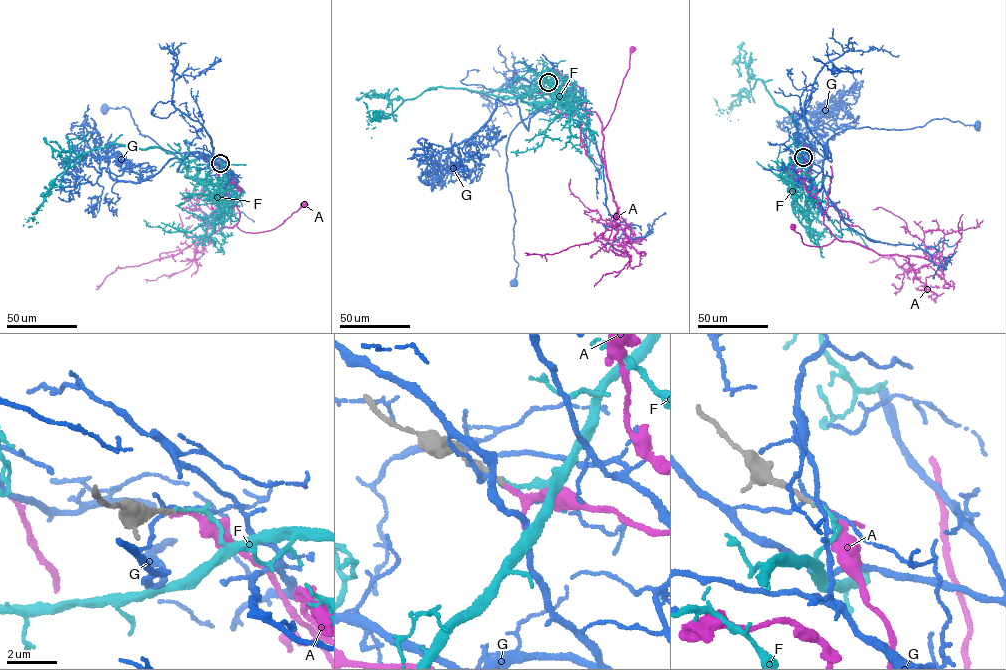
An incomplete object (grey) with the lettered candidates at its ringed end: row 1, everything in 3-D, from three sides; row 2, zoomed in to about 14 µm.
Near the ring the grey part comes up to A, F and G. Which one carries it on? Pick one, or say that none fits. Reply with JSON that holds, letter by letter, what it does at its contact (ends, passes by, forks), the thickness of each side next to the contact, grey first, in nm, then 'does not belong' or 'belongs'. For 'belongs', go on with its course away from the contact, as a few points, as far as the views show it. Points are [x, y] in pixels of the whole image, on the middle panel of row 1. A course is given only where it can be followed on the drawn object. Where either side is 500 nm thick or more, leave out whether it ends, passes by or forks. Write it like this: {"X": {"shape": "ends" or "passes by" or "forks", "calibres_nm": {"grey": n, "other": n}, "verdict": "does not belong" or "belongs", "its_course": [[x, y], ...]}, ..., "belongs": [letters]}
{"A": {"shape": "ends", "calibres_nm": {"grey": 180, "other": 170}, "verdict": "belongs", "its_course": [[548, 82], [577, 86], [587, 102], [586, 108], [596, 112], [603, 129], [614, 110], [632, 49]]}, "F": {"shape": "ends", "calibres_nm": {"grey": 190, "other": 130}, "verdict": "does not belong"}, "G": {"shape": "passes by", "calibres_nm": {"grey": 240, "other": 140}, "verdict": "does not belong"}, "belongs": ["A"]}

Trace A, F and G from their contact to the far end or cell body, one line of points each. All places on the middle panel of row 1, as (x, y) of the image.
A: (548, 82), (577, 86), (587, 102), (586, 108), (596, 112), (603, 129), (614, 110), (632, 49)
F: (548, 82), (541, 96), (526, 103), (519, 97), (431, 88), (379, 121), (368, 119), (363, 102)
G: (548, 82), (562, 98), (519, 122), (506, 146), (508, 186), (515, 221), (514, 259), (518, 264), (514, 282)

